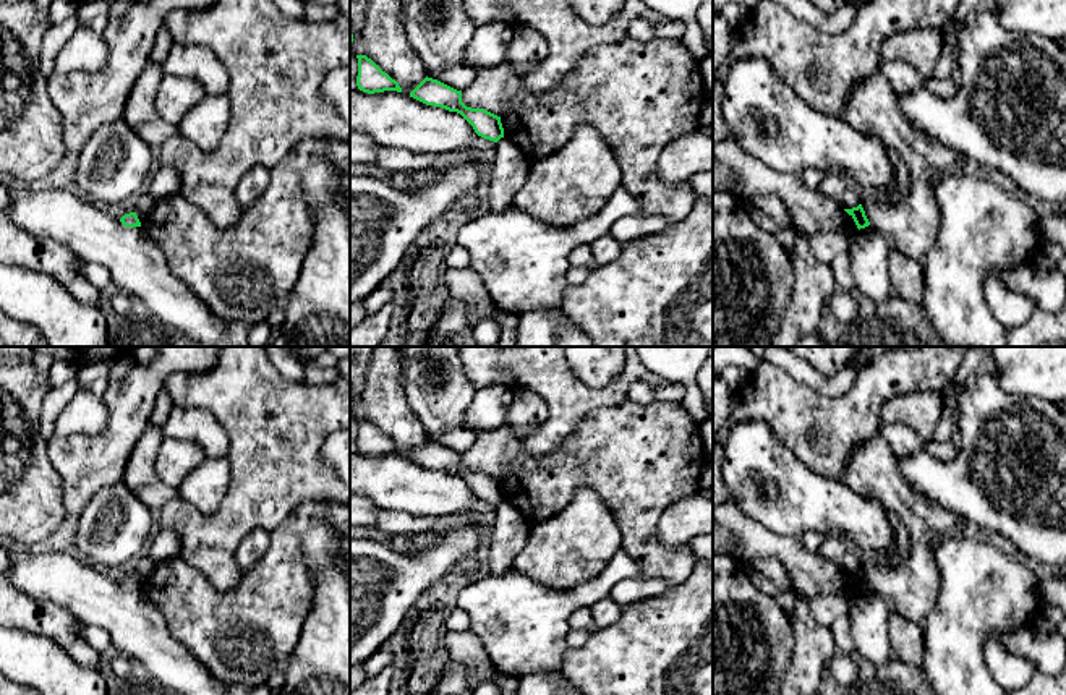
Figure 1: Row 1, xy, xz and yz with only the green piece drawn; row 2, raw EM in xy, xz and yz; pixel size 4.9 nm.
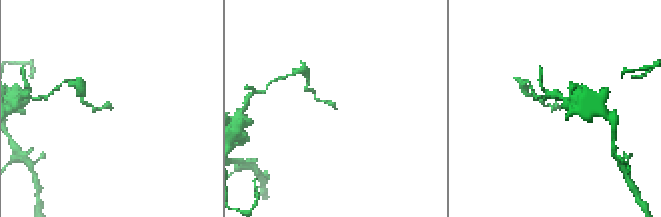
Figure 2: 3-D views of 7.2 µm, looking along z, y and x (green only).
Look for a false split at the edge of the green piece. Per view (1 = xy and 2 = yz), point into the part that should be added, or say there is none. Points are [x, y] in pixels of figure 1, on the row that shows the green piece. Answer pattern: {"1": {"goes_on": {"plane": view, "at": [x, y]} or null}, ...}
{"1": {"goes_on": null}, "2": {"goes_on": null}}

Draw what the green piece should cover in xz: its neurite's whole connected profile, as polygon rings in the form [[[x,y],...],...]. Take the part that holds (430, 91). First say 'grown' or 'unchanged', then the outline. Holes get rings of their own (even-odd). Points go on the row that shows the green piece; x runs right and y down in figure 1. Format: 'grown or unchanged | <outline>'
unchanged | [[[424,78],[411,92],[410,97],[434,107],[442,107],[449,112],[460,113],[484,139],[497,143],[504,138],[501,117],[484,110],[471,109],[462,102],[462,91],[457,91],[437,79]]]

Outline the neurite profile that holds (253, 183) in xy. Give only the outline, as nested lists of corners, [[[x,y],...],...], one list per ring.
[[[264,165],[249,168],[237,183],[235,199],[243,209],[249,207],[269,186],[271,170]]]

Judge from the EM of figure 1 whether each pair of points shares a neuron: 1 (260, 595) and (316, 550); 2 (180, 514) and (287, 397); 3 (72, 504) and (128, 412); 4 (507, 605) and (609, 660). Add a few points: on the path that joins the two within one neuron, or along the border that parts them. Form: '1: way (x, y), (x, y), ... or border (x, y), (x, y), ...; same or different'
1: border (315, 522), (300, 541), (311, 596); different
2: way (221, 519), (274, 465), (274, 438); same
3: way (81, 481), (115, 444), (120, 434); same
4: border (569, 648), (561, 673); different

